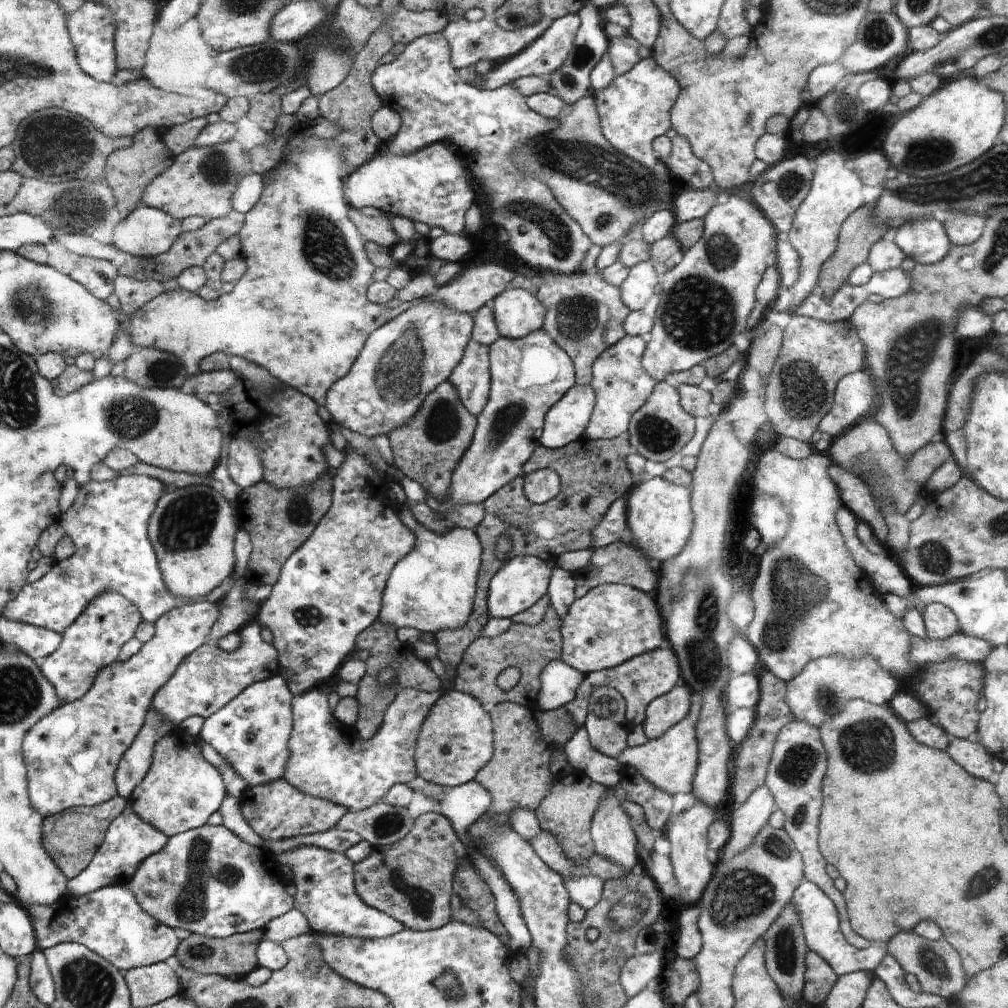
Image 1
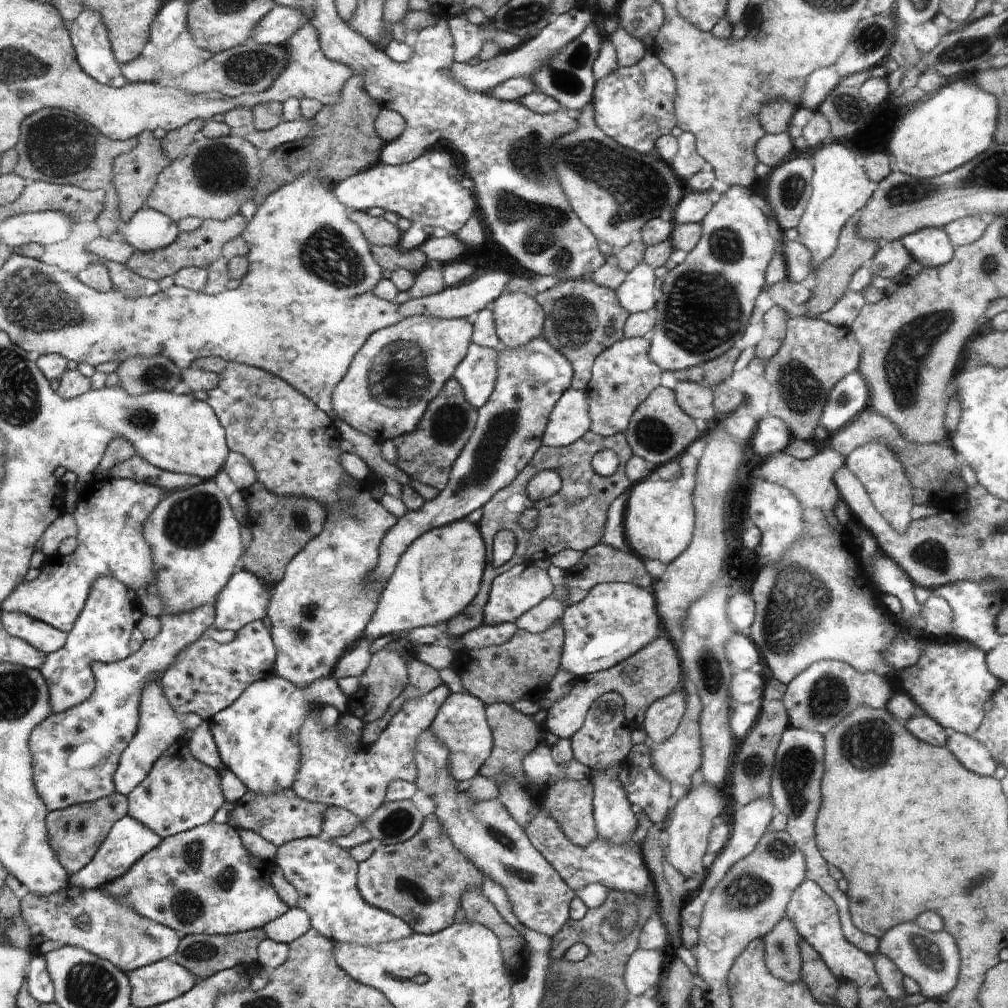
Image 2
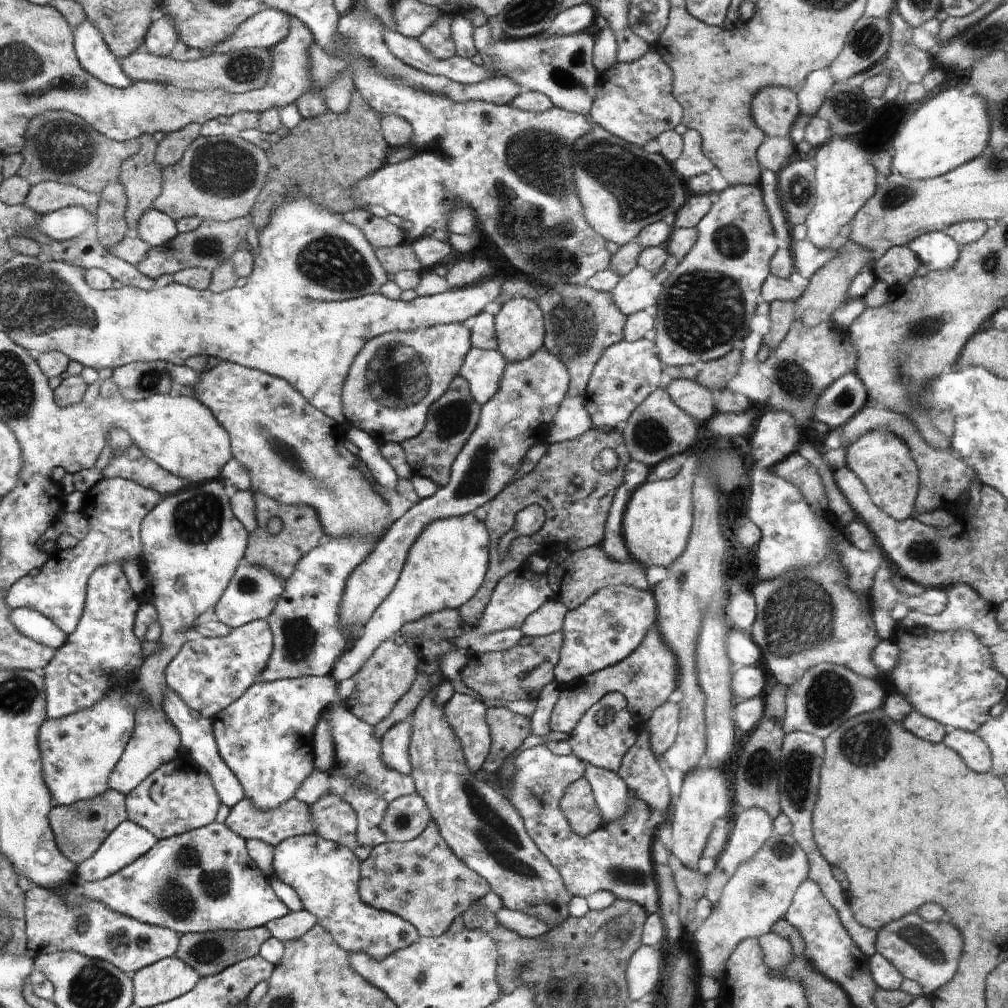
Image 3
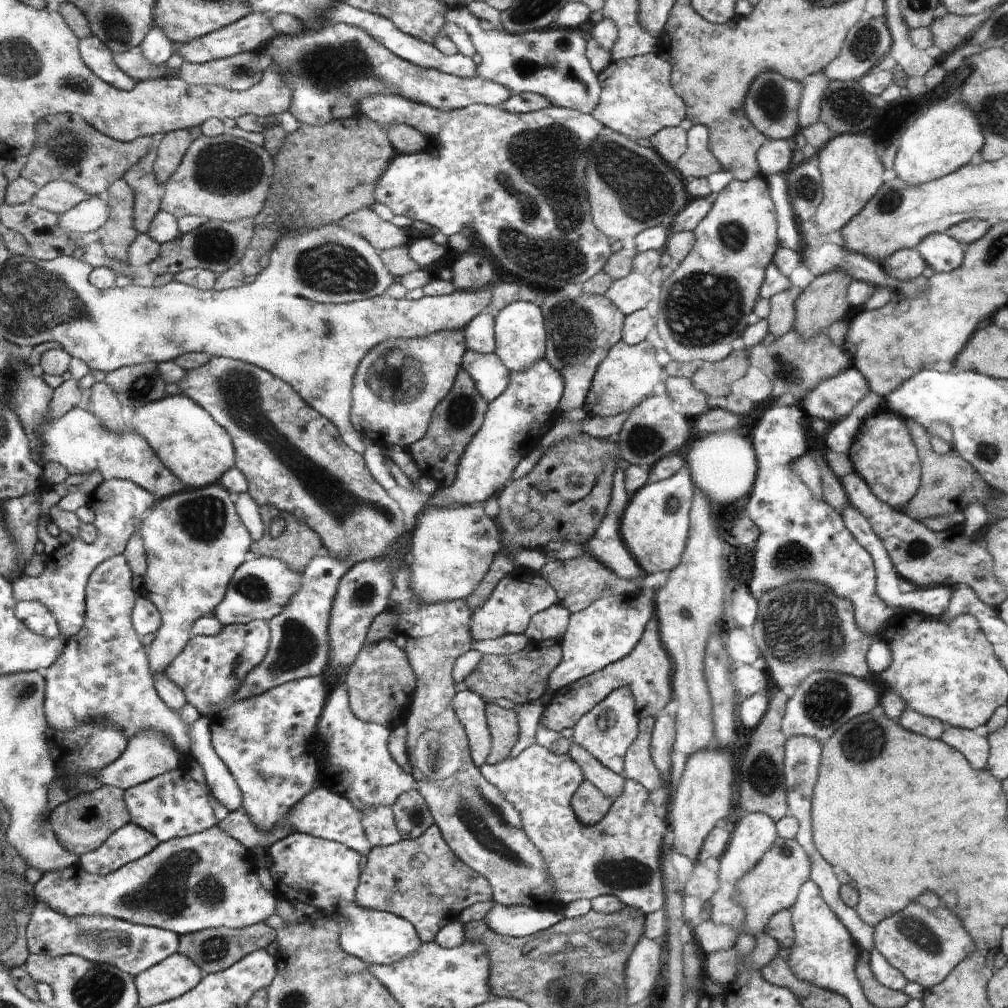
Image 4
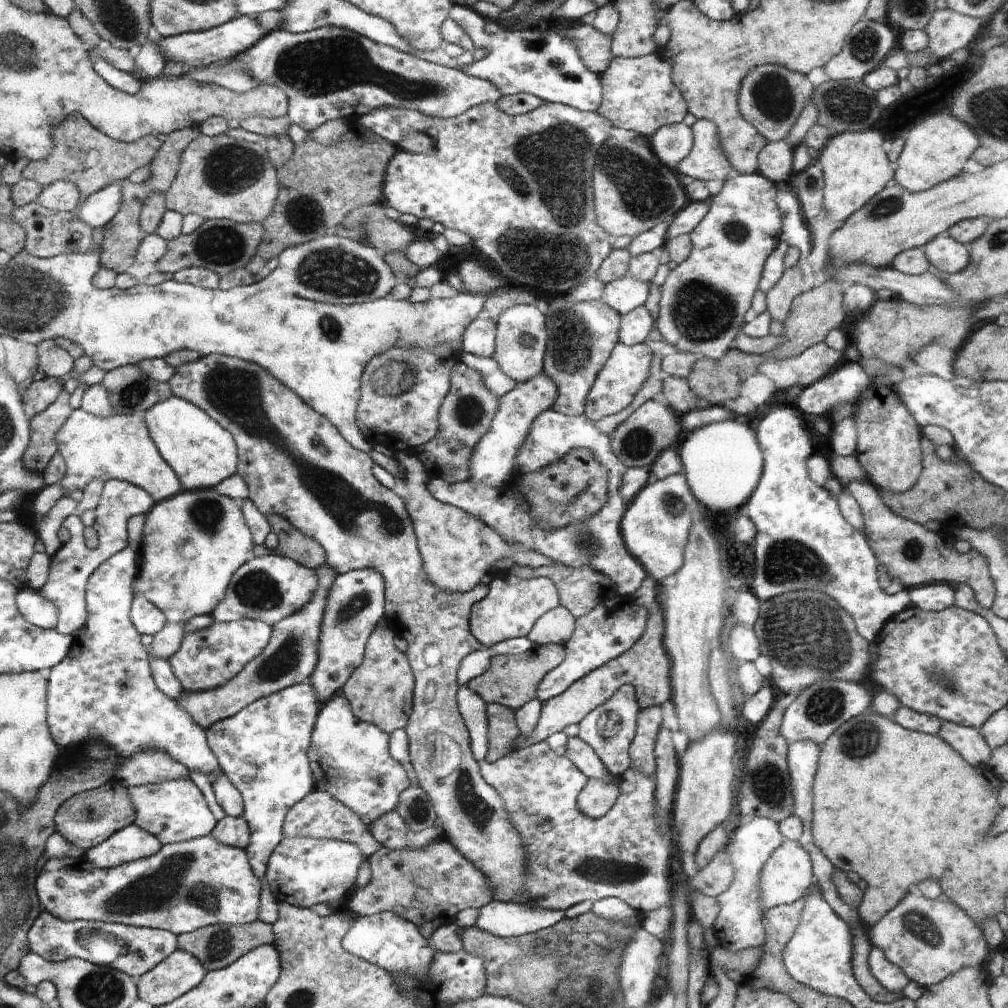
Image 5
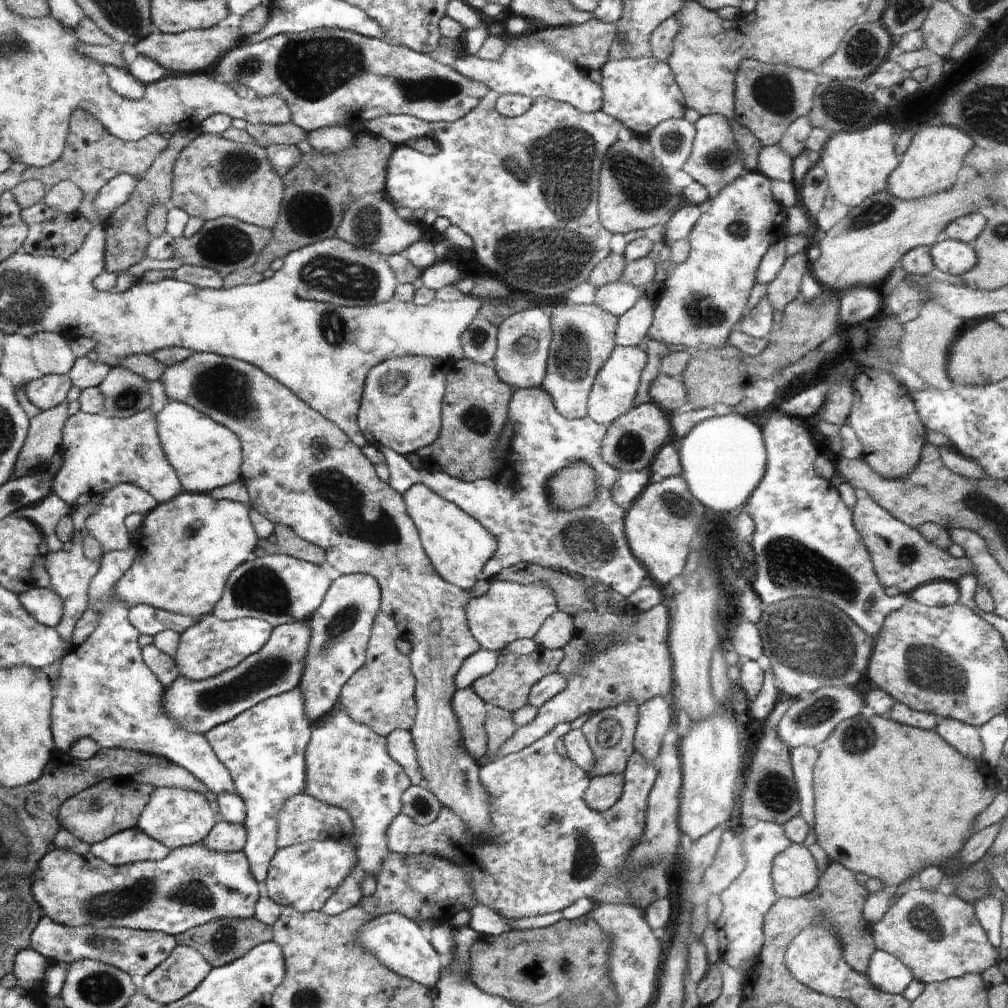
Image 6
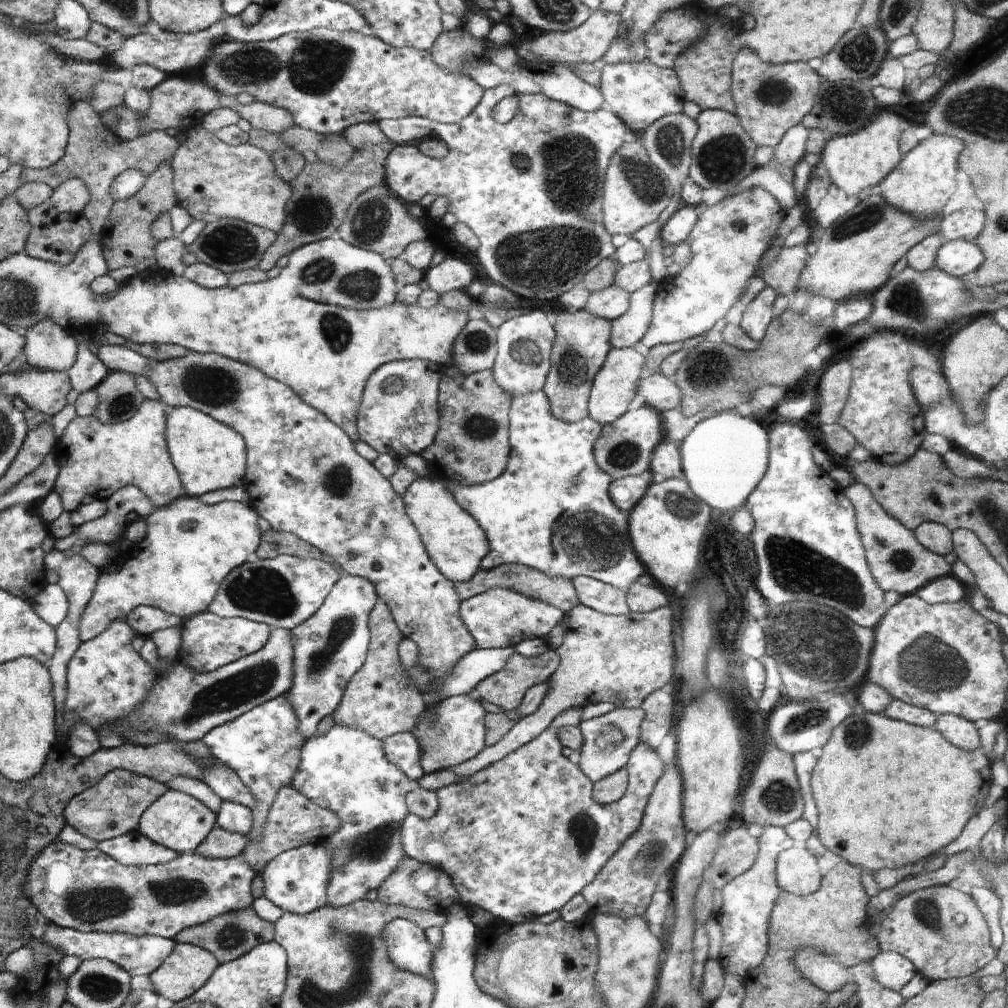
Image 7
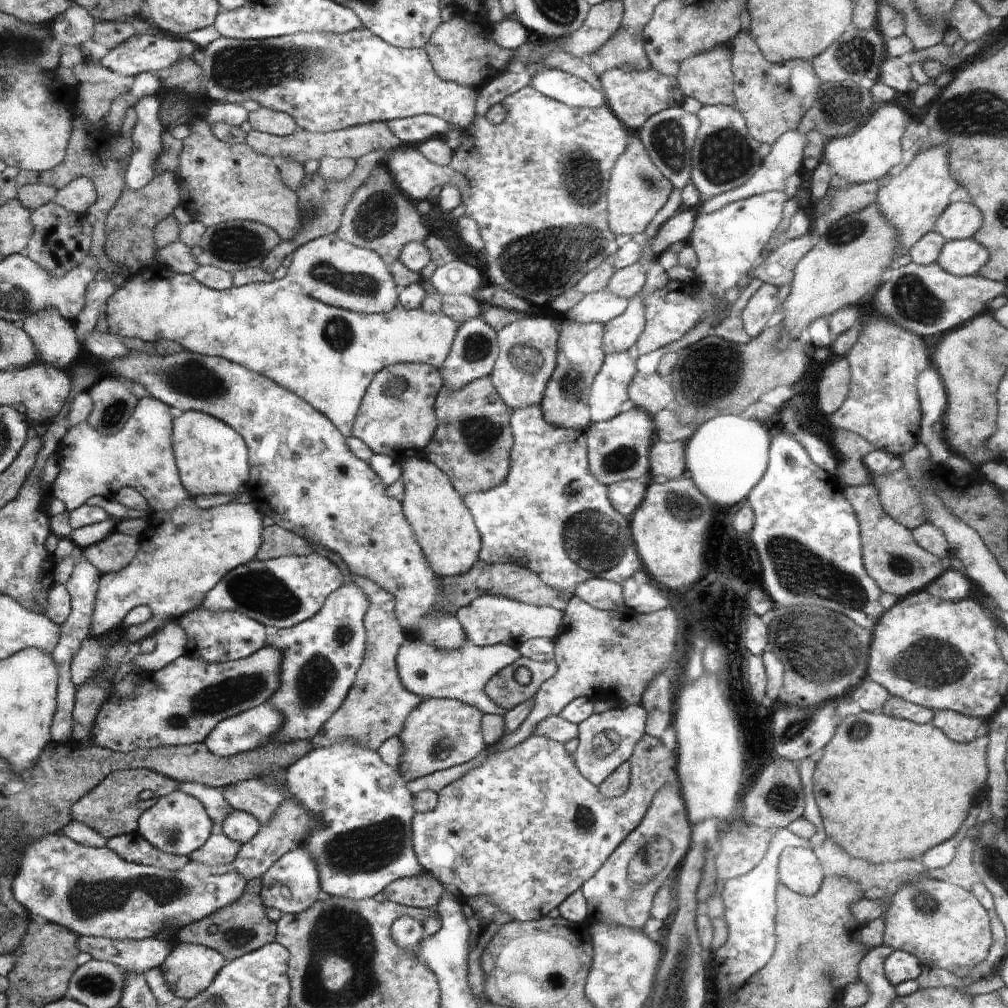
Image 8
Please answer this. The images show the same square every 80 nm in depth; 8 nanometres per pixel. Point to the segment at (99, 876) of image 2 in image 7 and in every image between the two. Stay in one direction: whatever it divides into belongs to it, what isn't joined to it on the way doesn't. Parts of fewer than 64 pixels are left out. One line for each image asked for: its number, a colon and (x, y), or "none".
3: (128, 841)
4: (131, 842)
5: (131, 843)
6: (131, 845)
7: (133, 848)

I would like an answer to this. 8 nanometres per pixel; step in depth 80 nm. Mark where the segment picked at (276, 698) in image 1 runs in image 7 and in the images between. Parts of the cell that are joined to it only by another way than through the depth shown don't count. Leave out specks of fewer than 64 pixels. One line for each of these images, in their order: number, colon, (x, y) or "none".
2: (257, 737)
3: (265, 737)
4: (268, 743)
5: (263, 750)
6: (264, 748)
7: (263, 747)

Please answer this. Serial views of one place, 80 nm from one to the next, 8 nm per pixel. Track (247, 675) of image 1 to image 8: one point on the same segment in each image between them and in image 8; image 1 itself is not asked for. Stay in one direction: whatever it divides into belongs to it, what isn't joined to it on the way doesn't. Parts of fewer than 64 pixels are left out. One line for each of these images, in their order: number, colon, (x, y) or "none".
2: (206, 677)
3: (209, 673)
4: (210, 668)
5: (208, 658)
6: (209, 647)
7: (208, 641)
8: (218, 637)

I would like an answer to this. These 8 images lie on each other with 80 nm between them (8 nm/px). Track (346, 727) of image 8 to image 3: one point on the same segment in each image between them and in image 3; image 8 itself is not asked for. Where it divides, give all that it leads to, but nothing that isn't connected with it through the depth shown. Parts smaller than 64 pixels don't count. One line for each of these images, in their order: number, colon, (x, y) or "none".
3: (387, 675)
4: (380, 691)
5: (381, 693)
6: (382, 696)
7: (382, 701)

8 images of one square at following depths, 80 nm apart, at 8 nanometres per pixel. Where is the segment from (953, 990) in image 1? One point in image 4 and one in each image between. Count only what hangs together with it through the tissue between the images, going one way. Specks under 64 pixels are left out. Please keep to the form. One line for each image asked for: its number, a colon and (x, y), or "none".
2: (931, 959)
3: (928, 953)
4: (924, 945)

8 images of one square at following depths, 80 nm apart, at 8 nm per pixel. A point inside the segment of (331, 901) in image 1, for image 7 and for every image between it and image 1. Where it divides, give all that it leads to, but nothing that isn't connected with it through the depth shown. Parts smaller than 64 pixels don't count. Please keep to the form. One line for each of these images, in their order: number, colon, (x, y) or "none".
2: (324, 874)
3: (326, 875)
4: (323, 873)
5: (303, 871)
6: (303, 876)
7: (295, 881)

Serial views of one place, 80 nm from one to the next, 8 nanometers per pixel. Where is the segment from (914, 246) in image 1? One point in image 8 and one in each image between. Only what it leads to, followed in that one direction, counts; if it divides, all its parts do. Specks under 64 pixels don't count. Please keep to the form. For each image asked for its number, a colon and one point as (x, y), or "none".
2: (931, 247)
3: (938, 251)
4: (940, 251)
5: (944, 252)
6: (952, 256)
7: (958, 257)
8: (964, 257)

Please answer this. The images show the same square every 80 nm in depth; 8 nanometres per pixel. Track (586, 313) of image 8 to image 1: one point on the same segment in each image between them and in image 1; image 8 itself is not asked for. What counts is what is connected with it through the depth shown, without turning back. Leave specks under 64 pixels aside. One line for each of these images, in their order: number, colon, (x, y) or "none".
1: (638, 288)
2: (637, 293)
3: (639, 288)
4: (632, 292)
5: (624, 294)
6: (617, 297)
7: (609, 303)

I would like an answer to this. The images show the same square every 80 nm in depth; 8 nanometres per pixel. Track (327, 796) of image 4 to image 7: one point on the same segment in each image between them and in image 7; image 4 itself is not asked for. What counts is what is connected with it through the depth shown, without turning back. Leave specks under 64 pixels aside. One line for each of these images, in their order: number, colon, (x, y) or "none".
5: (317, 815)
6: (302, 818)
7: (293, 821)

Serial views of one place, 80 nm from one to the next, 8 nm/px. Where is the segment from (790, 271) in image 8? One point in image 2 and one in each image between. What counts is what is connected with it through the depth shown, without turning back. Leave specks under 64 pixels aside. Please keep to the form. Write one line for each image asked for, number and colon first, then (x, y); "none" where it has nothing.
2: (776, 317)
3: (782, 313)
4: (781, 317)
5: (779, 298)
6: (782, 290)
7: (782, 275)

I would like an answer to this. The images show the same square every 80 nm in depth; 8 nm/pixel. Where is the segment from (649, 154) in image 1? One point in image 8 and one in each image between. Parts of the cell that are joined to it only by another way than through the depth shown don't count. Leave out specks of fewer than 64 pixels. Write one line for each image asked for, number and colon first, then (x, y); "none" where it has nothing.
2: (634, 105)
3: (634, 101)
4: (637, 99)
5: (638, 93)
6: (641, 93)
7: (639, 93)
8: (633, 96)

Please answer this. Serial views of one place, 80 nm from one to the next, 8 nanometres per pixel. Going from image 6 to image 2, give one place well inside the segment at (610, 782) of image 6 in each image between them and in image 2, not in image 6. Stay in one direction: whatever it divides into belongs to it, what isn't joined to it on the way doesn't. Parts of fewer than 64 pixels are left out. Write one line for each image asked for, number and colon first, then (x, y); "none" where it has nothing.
2: (570, 802)
3: (579, 804)
4: (590, 806)
5: (598, 797)

